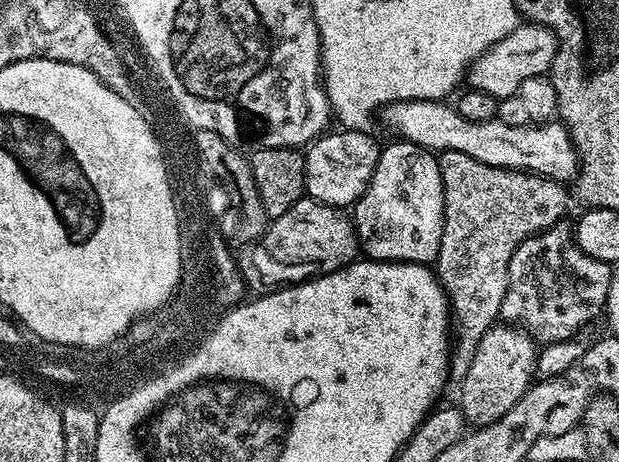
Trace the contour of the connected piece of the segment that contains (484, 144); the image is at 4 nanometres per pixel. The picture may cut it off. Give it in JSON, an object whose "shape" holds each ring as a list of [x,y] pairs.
{"shape":[[[393,100],[392,103],[384,105],[382,109],[384,120],[397,132],[397,137],[403,138],[409,144],[416,144],[419,148],[427,148],[433,154],[441,152],[461,152],[462,154],[470,154],[470,158],[474,158],[478,162],[486,162],[486,166],[498,166],[499,168],[518,168],[522,172],[535,172],[537,176],[548,176],[552,180],[568,182],[575,177],[578,171],[578,157],[576,155],[576,147],[572,145],[572,135],[568,133],[567,128],[559,122],[549,122],[547,124],[531,124],[523,128],[522,126],[506,126],[506,122],[502,122],[498,118],[487,120],[486,122],[470,122],[466,118],[462,118],[462,114],[456,112],[455,107],[451,103],[444,100]]]}

